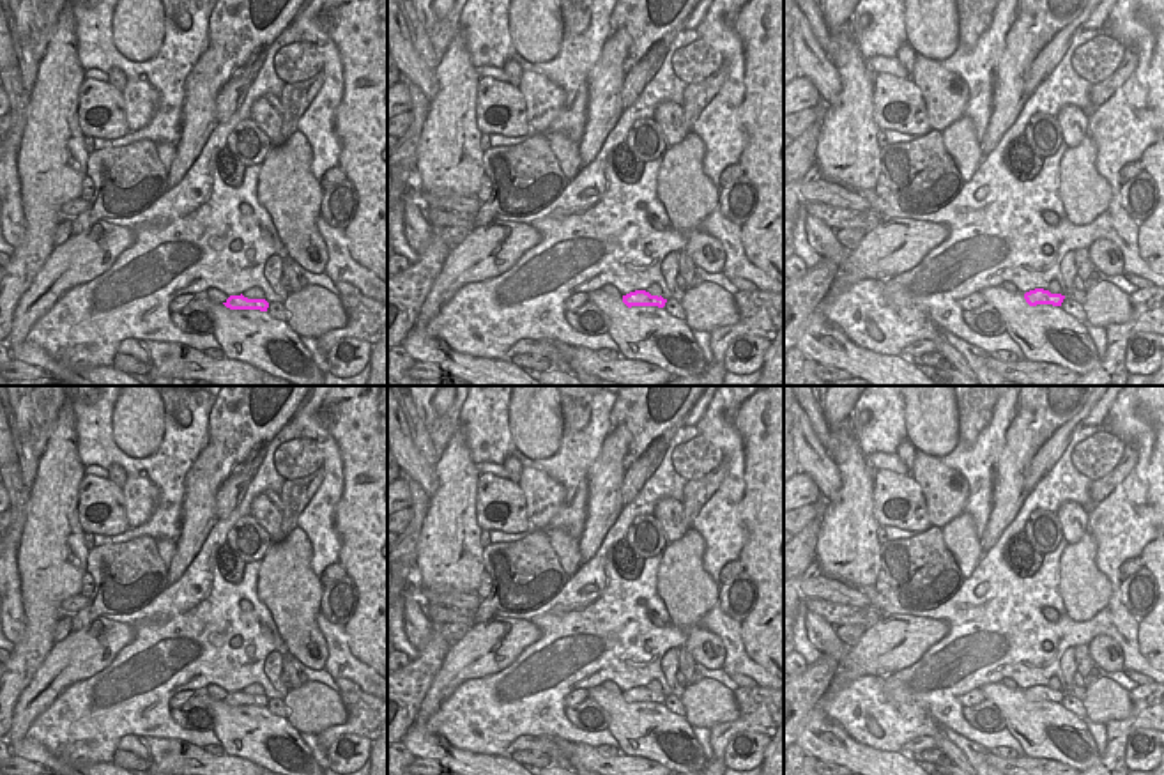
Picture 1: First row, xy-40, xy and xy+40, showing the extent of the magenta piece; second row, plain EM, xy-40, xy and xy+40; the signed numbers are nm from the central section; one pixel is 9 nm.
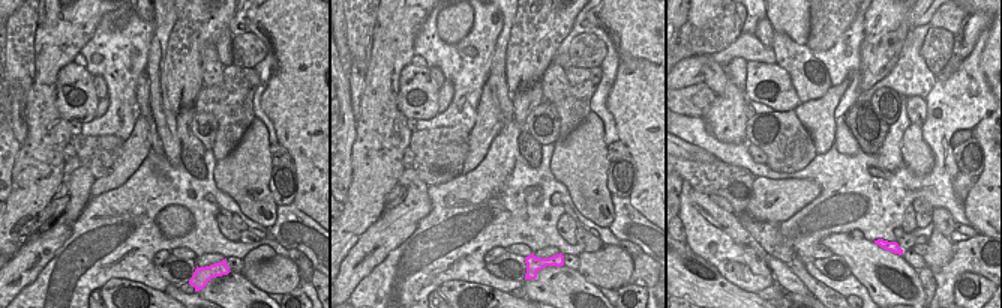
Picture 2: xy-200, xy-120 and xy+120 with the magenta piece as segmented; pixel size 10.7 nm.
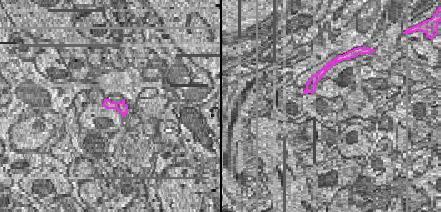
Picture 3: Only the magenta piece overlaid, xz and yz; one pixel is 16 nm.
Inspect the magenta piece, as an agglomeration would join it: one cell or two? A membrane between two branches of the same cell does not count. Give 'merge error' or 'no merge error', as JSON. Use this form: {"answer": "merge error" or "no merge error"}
{"answer": "no merge error"}

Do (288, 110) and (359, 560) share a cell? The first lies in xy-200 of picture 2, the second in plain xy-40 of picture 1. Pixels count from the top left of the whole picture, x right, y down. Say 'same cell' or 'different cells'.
same cell

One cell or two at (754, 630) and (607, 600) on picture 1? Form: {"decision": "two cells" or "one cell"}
{"decision": "two cells"}

